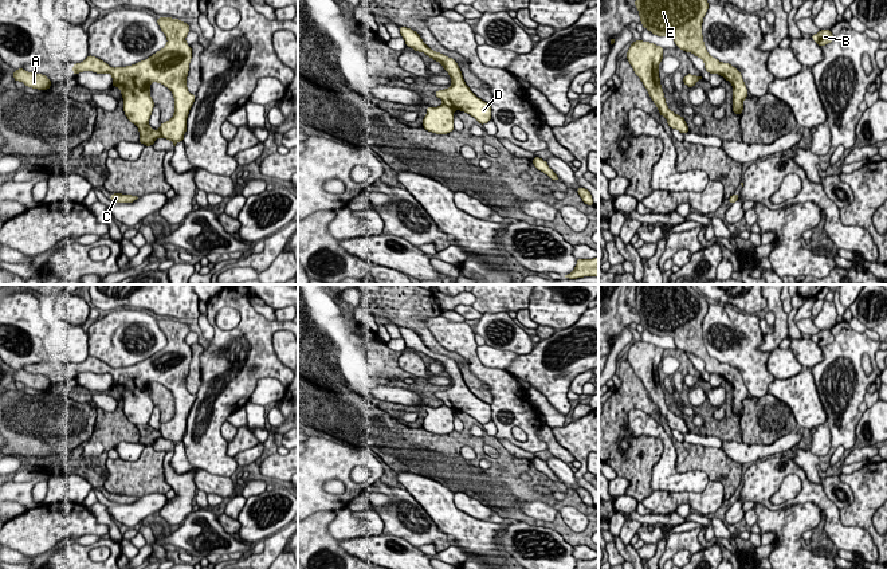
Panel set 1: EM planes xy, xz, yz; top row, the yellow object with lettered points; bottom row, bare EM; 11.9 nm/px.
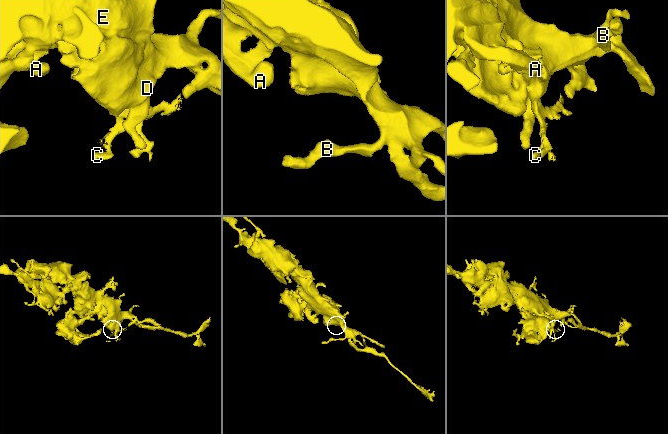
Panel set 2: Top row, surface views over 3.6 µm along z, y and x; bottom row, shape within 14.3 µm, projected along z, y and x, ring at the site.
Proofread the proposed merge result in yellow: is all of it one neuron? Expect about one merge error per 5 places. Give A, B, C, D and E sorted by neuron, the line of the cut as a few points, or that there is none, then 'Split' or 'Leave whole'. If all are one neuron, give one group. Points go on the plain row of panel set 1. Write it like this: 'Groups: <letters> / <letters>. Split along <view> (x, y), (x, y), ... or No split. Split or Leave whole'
Groups: A B C D E. No split. Leave whole

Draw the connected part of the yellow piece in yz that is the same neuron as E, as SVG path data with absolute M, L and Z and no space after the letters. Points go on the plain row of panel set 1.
M637 284L635 306L644 329L654 335L674 338L675 345L705 362L705 370L719 374L733 385L731 411L741 416L747 389L741 373L729 364L709 356L703 344L702 323L707 301L691 284Z

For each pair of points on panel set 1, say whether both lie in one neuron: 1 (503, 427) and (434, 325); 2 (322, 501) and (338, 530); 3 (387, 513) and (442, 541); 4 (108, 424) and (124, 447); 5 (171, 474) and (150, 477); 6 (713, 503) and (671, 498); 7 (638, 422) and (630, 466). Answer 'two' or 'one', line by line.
1: one
2: two
3: one
4: two
5: two
6: one
7: two

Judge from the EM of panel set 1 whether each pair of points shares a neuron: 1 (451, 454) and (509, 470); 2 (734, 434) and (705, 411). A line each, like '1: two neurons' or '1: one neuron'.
1: one neuron
2: one neuron

